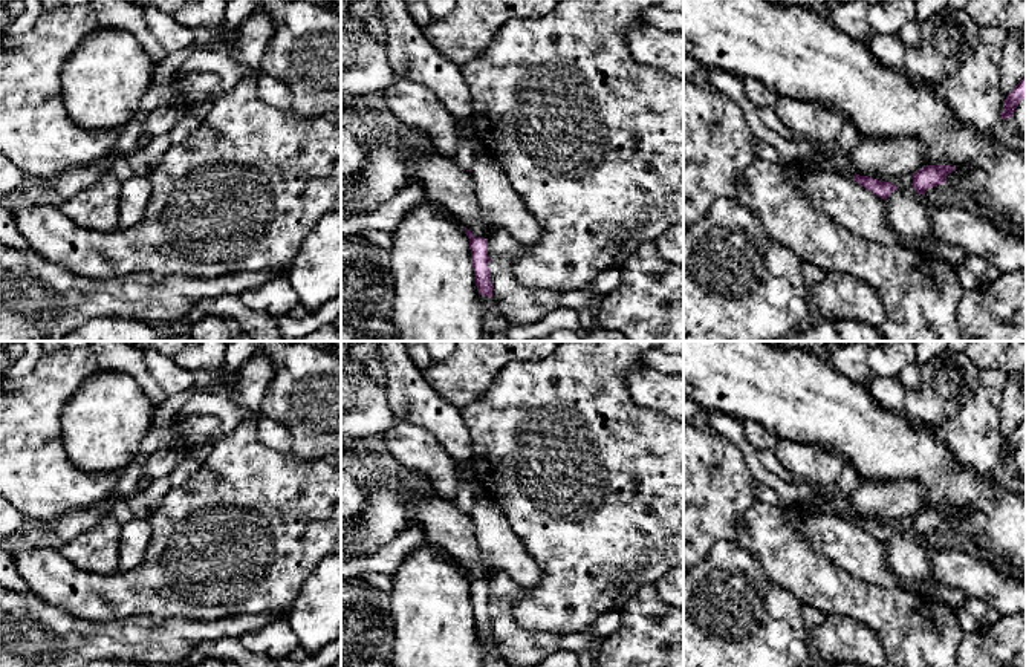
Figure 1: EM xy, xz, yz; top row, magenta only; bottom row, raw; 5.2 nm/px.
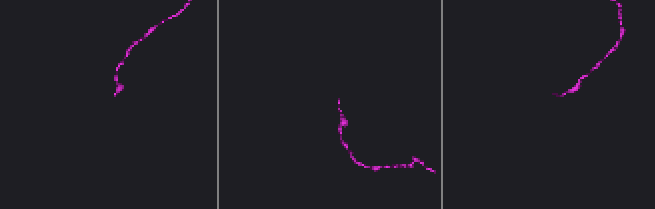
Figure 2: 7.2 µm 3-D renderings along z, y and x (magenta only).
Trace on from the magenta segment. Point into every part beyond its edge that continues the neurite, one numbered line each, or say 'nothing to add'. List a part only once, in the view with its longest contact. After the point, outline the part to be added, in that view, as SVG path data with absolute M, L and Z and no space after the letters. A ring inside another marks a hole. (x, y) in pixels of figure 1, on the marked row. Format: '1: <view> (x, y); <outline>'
1: xz (464, 158); M456 119L457 148L454 162L462 170L472 170L474 167L474 138L469 127L462 119Z

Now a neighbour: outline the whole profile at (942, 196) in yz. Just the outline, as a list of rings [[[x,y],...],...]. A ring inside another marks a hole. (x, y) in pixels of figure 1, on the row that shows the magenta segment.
[[[946,184],[928,188],[924,197],[933,208],[963,207],[965,202],[965,197]]]

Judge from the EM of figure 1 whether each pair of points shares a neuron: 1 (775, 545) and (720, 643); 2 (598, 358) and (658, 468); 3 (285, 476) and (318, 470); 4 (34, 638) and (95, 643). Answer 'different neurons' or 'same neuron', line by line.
1: different neurons
2: same neuron
3: same neuron
4: same neuron

